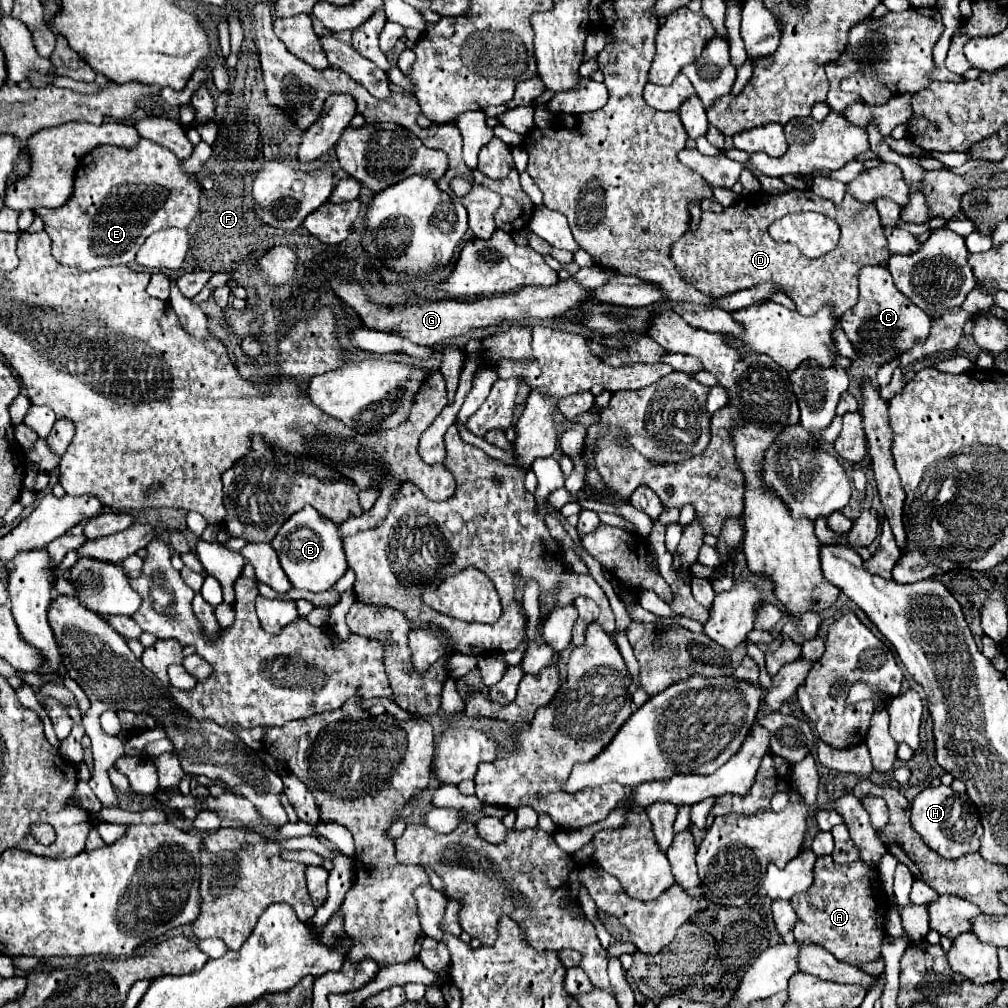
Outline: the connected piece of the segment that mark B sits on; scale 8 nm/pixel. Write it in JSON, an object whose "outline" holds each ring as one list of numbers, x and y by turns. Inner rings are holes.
{"outline":[[305,506,299,512,295,512,281,526,271,546,279,554,279,562,287,578,291,580,293,588,323,592,323,590,329,590,347,572,347,560,343,554,337,526,325,516,321,516,313,506]]}

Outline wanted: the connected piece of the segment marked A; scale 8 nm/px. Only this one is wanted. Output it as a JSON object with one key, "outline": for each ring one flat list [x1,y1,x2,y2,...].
{"outline":[[821,856,815,862,813,874,813,886,791,898,791,906,799,920,793,928,795,942,817,942,841,962,853,966,879,958,881,942,885,938,883,918,889,912,889,898,881,894,877,870,871,870,871,866,865,866,861,860,837,864,833,862,833,856]]}

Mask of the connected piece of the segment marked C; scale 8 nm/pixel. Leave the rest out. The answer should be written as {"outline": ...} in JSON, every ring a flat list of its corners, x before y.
{"outline":[[863,266,859,270,859,300,841,316,841,328,863,360,883,366,911,350,915,342,925,340,929,336,931,322,927,312,913,306,913,302,893,286,893,278,885,266]]}

